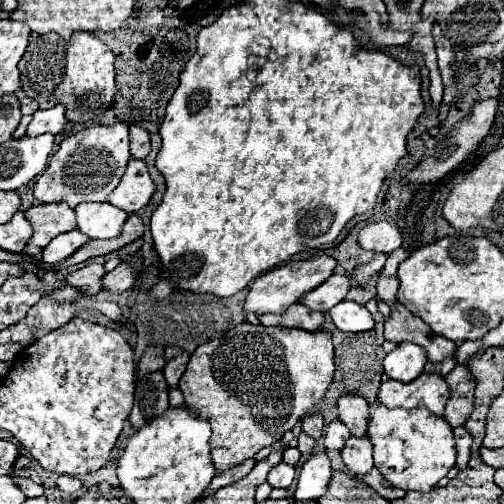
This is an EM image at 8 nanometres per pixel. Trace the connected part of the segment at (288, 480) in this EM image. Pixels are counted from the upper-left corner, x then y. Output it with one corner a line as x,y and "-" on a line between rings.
280,462
268,474
268,484
272,488
288,488
292,484
292,480
294,480
294,468
288,466
288,464
284,464
284,462

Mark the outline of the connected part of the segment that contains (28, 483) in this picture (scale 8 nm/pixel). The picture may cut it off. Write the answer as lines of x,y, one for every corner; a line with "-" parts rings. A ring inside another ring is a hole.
14,472
10,474
10,478
12,478
14,482
18,482
20,490
22,490
26,496
42,496
42,494
44,494
44,488
42,488
42,484
36,484
36,482
32,482
30,478
22,478
22,476
16,476

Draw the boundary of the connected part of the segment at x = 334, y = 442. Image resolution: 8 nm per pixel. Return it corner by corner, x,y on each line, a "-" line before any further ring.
340,420
332,422
326,426
324,432
324,446
328,450
342,450
342,446
346,444
346,438
350,438
350,432
346,430
346,426
342,426

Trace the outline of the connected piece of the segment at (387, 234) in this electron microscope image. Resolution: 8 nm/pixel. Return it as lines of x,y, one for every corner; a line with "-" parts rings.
386,220
374,222
374,224
368,224
366,228
360,230
358,244
364,250
388,254
388,252
394,252
402,246
402,232

